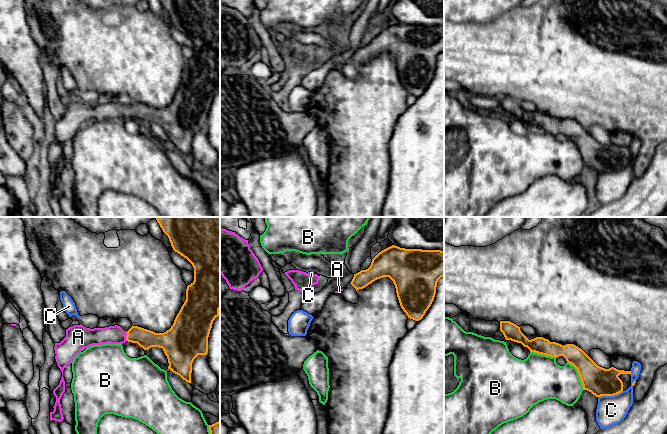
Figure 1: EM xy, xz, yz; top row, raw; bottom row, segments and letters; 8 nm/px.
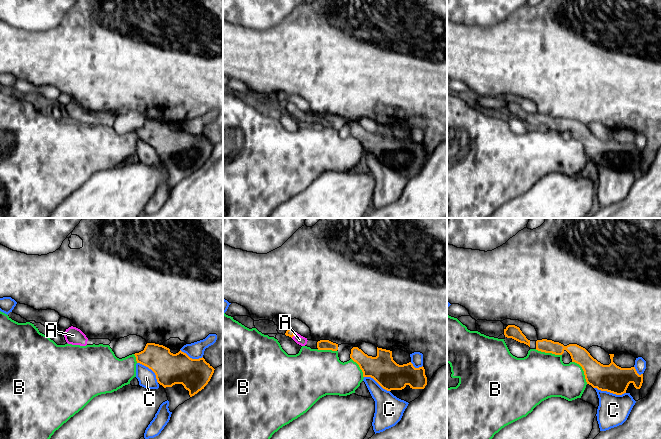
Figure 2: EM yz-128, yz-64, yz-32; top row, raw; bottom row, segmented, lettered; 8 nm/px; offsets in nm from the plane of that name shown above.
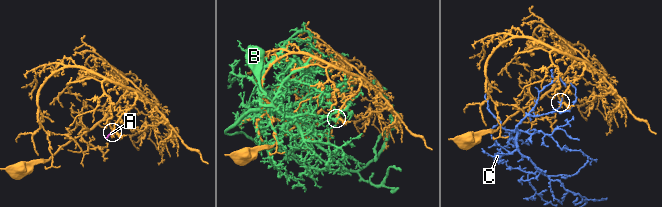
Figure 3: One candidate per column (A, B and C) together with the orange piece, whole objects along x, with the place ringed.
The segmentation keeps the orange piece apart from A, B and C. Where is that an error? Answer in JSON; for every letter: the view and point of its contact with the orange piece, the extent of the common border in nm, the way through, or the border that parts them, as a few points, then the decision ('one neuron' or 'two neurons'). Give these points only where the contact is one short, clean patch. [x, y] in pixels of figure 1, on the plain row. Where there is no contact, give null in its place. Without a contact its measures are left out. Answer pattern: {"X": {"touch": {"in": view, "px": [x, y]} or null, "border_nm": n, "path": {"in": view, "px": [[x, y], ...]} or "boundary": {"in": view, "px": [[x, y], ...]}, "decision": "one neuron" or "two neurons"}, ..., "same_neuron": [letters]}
{"A": {"touch": {"in": "xy", "px": [126, 112]}, "border_nm": 70, "path": {"in": "xy", "px": [[146, 115], [141, 112], [126, 112], [115, 110]]}, "decision": "one neuron"}, "B": {"touch": {"in": "yz", "px": [579, 151]}, "border_nm": 260, "decision": "two neurons"}, "C": {"touch": {"in": "yz", "px": [610, 171]}, "border_nm": 200, "decision": "two neurons"}, "same_neuron": ["A"]}

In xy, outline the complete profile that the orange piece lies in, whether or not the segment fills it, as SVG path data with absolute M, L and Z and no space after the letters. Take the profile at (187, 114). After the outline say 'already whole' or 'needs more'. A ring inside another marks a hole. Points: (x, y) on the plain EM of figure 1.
M159 0L168 12L175 28L186 34L194 44L194 57L187 62L186 76L177 90L173 101L164 109L133 102L126 108L120 102L86 104L74 101L66 105L66 113L55 119L55 135L62 148L59 161L53 166L56 173L50 196L63 197L60 175L65 168L63 146L71 140L83 124L101 120L123 120L126 117L137 119L144 126L151 123L162 124L168 135L168 145L191 159L192 139L198 131L207 131L208 113L213 97L220 91L220 0Z | needs more

